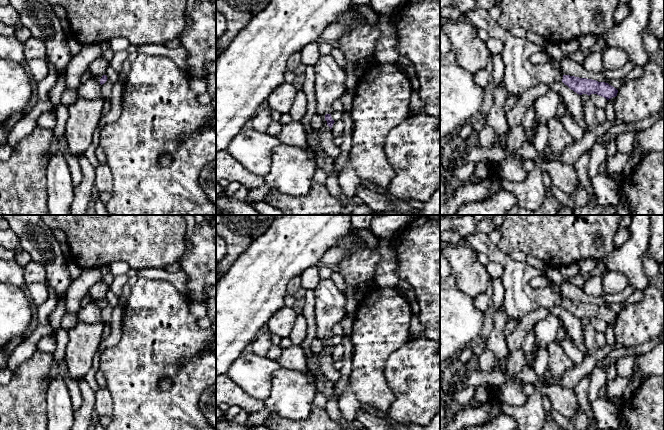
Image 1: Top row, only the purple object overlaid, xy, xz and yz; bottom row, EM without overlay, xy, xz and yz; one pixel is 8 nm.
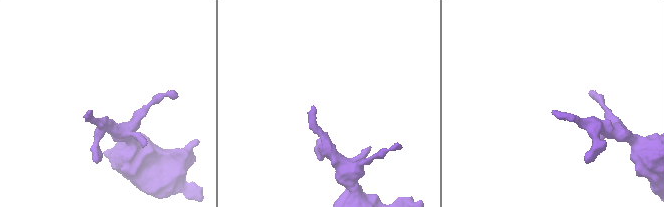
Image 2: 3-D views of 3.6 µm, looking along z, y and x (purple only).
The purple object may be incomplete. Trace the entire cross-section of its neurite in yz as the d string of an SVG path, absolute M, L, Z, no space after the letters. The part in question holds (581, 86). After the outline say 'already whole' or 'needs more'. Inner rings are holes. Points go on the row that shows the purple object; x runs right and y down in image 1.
M440 0L440 9L451 6L459 9L471 24L478 30L486 31L490 38L503 42L502 60L504 63L504 82L509 94L521 95L540 83L547 85L562 81L579 95L597 94L607 100L616 97L618 90L605 82L563 75L555 71L550 63L531 63L529 58L537 52L543 52L540 47L526 37L515 37L506 31L499 21L493 20L488 11L477 7L477 0Z; needs more

